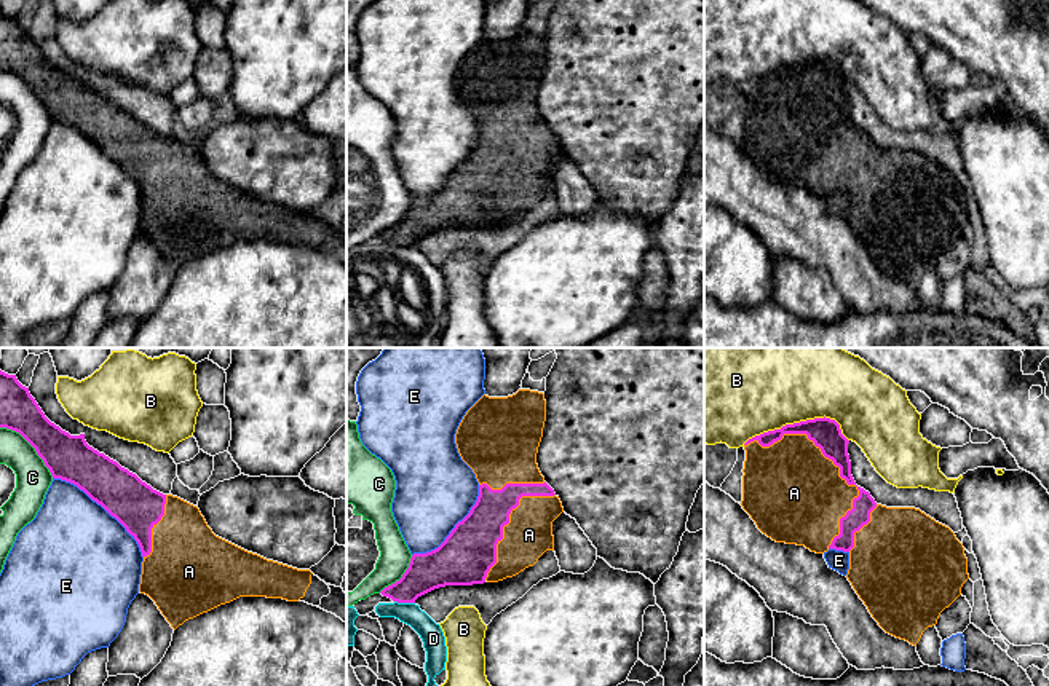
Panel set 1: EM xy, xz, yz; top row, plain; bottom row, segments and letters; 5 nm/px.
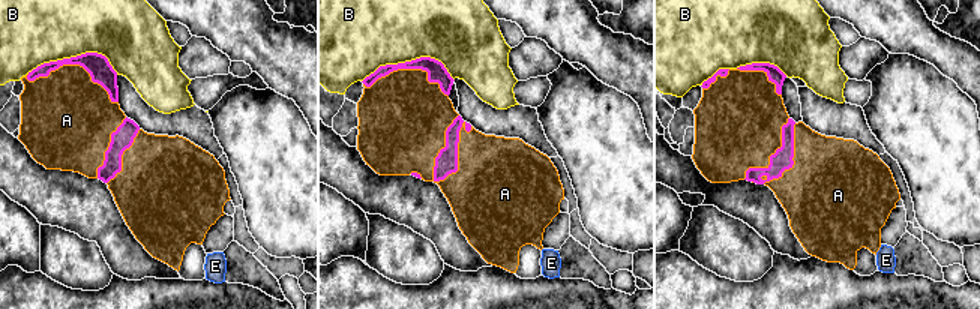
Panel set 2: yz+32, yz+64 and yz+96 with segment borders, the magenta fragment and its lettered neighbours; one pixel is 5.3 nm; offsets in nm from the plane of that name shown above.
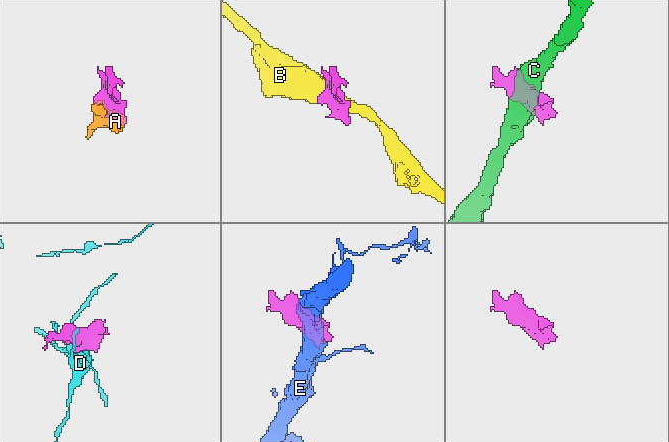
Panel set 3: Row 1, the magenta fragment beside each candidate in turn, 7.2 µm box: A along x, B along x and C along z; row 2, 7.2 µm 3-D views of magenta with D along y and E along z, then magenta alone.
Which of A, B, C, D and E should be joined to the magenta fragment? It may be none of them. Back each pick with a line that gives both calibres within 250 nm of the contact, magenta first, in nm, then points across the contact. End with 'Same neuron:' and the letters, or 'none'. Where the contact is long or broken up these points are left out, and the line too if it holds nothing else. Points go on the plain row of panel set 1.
A: 150/480 nm
Same neuron: A

